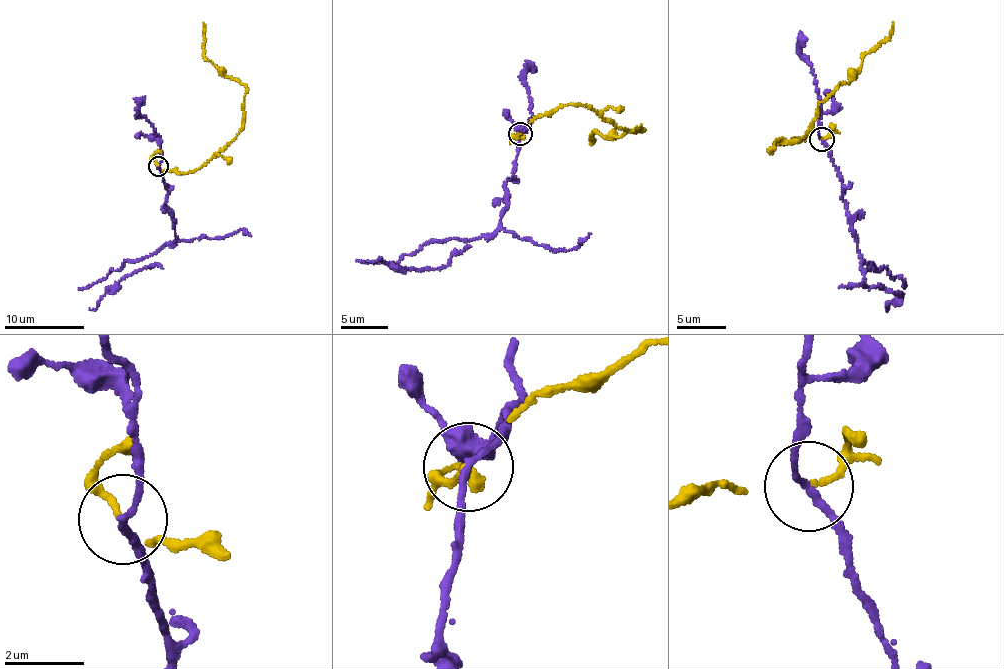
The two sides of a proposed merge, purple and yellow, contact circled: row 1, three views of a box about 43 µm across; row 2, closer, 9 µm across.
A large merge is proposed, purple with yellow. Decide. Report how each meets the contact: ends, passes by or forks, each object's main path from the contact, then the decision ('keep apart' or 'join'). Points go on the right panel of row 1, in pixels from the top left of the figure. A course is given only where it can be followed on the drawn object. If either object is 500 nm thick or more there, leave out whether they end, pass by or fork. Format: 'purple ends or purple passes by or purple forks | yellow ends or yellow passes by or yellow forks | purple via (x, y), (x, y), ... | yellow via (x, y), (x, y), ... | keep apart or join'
purple passes by | yellow ends | purple via (822, 139), (842, 183), (842, 201), (862, 259), (905, 281), (898, 299), (901, 295), (875, 285), (869, 290) | yellow via (822, 139), (774, 145), (791, 144), (806, 135), (818, 104), (860, 69), (864, 57), (890, 36), (893, 22) | keep apart

